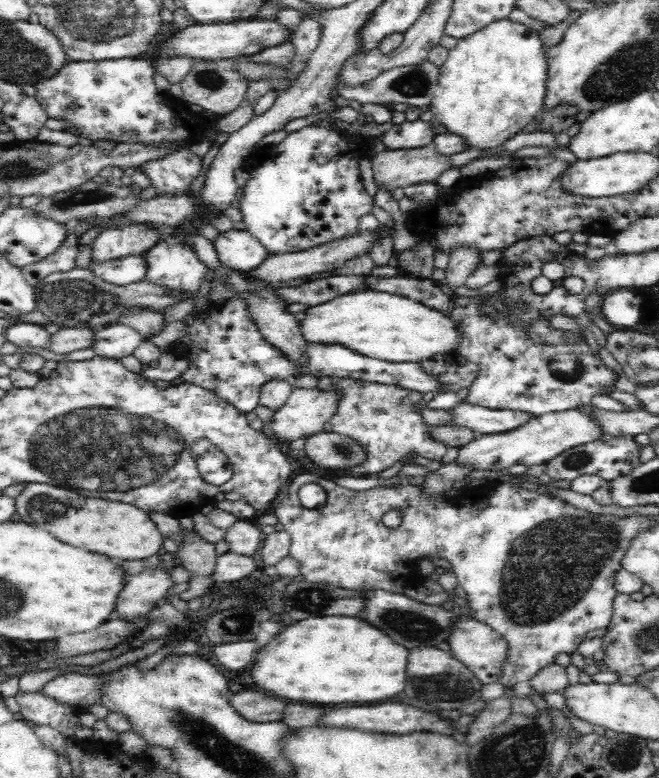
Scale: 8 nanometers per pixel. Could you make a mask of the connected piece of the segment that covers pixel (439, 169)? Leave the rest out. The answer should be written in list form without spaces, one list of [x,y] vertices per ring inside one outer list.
[[[435,145],[400,150],[386,149],[377,152],[371,164],[377,188],[387,188],[390,191],[394,188],[406,188],[412,184],[434,183],[442,172],[453,167],[450,165],[449,155],[439,152]]]

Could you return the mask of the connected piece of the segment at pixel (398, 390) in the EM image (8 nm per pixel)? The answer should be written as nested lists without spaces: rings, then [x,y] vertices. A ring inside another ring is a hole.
[[[321,377],[317,388],[341,389],[339,407],[332,418],[324,423],[324,431],[337,432],[352,437],[366,451],[366,460],[357,467],[344,469],[346,475],[366,476],[379,474],[394,466],[406,454],[414,452],[430,460],[440,460],[448,447],[428,433],[428,425],[420,415],[421,392],[408,390],[395,384],[355,381]]]

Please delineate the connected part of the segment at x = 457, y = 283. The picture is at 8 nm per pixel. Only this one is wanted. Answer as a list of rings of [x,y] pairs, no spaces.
[[[455,247],[450,254],[448,267],[445,269],[446,285],[445,290],[455,296],[454,291],[463,287],[472,275],[472,272],[479,268],[480,257],[484,251],[478,251],[474,247]]]

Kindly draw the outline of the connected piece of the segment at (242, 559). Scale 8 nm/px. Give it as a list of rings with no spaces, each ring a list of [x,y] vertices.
[[[228,550],[224,554],[217,555],[214,570],[209,577],[217,586],[230,584],[250,575],[255,569],[256,564],[252,557],[240,556]]]

